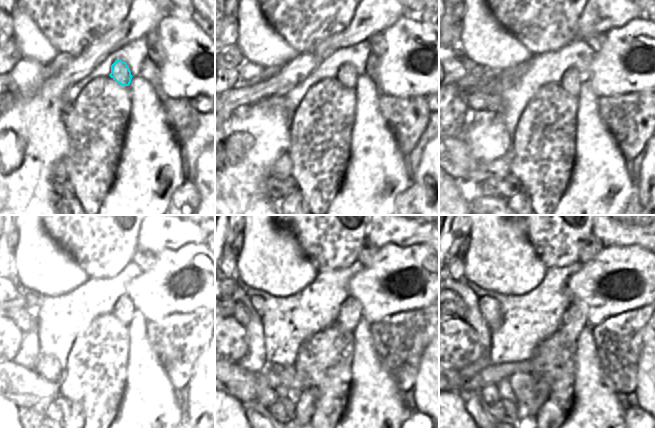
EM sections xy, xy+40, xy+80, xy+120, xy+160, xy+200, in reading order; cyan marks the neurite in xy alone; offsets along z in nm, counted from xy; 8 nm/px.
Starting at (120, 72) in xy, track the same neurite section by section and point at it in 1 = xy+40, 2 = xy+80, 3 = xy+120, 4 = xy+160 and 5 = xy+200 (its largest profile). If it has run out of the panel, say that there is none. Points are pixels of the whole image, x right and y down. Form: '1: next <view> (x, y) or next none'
1: next xy+40 (346, 75)
2: next xy+80 (571, 81)
3: next xy+120 (124, 311)
4: next xy+160 (351, 312)
5: next xy+200 (574, 319)

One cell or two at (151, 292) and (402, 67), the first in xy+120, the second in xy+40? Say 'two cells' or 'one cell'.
one cell

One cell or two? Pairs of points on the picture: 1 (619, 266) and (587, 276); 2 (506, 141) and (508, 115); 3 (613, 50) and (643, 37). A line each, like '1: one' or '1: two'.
1: one
2: two
3: one

